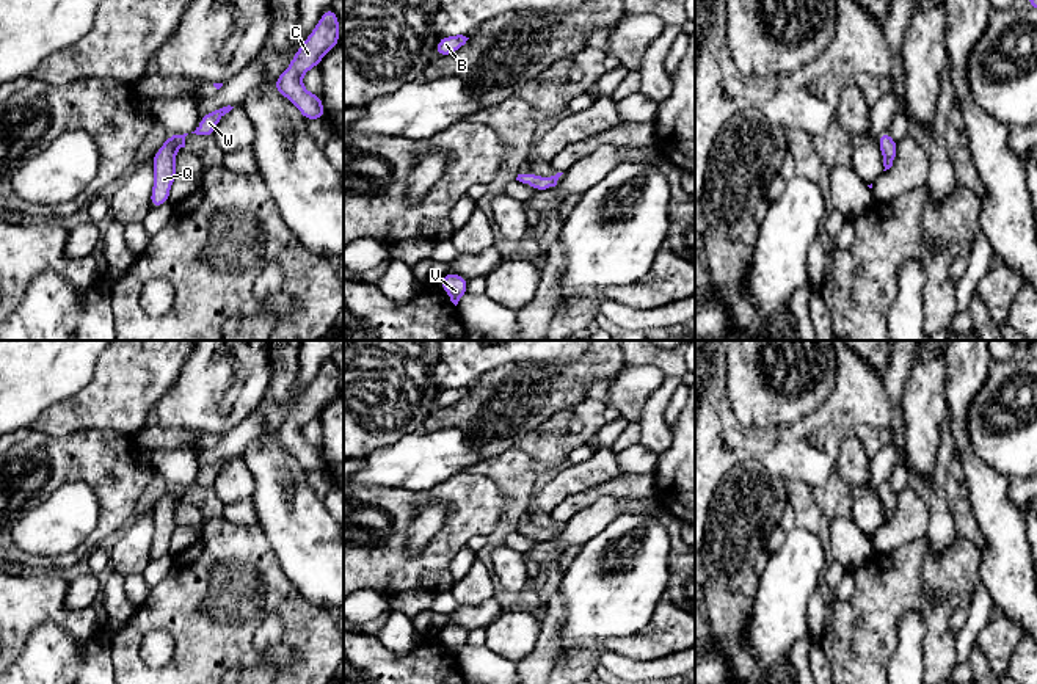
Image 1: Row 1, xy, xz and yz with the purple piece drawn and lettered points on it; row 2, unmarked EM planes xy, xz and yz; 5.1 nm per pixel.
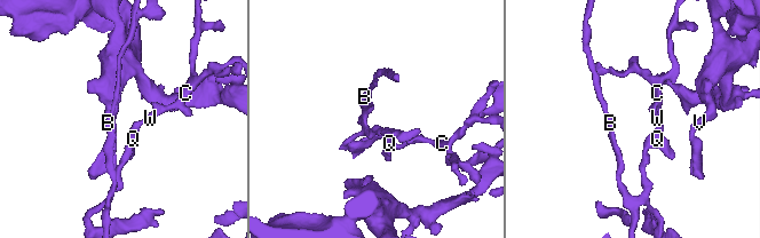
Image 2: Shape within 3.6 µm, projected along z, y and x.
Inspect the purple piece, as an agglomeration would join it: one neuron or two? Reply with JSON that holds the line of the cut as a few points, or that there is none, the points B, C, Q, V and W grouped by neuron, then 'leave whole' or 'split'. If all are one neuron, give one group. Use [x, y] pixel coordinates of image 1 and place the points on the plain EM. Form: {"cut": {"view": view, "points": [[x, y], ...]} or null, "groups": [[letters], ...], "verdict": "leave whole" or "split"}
{"cut": null, "groups": [["B", "C", "Q", "V", "W"]], "verdict": "leave whole"}

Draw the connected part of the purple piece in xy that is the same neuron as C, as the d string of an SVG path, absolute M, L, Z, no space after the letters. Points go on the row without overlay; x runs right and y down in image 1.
M328 359L298 398L289 419L273 433L276 442L287 449L306 472L325 471L325 461L322 447L315 447L303 438L303 427L317 419L322 409L336 397L339 397L339 369L333 359Z

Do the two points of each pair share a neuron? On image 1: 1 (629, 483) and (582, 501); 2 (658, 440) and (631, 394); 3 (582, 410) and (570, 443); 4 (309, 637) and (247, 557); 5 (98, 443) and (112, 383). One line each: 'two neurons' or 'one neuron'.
1: one neuron
2: two neurons
3: one neuron
4: one neuron
5: two neurons

